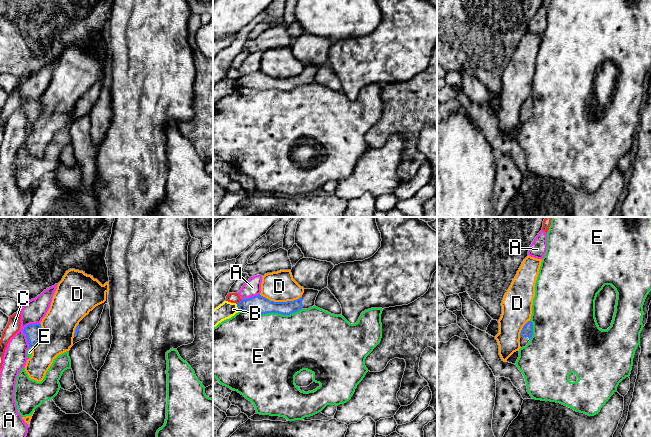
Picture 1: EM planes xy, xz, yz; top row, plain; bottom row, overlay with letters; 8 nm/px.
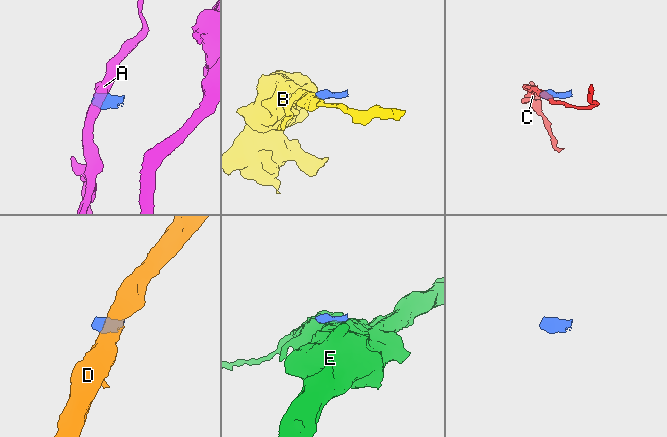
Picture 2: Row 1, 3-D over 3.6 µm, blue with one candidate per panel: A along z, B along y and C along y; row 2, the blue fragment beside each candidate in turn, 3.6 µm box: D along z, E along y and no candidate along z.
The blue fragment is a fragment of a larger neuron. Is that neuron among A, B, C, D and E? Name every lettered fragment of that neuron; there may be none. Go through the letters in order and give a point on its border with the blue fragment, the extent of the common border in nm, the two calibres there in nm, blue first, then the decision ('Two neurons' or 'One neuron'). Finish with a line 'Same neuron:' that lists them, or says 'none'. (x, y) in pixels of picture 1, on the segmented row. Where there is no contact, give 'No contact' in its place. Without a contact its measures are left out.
A: Touches blue at xy (22, 330). Shared border 220 nm. Thickness 140 nm (blue) against 190 nm. Two neurons
B: Touches blue at xz (237, 306). Shared border 60 nm. Thickness 150 nm (blue) against 140 nm. Two neurons
C: Touches blue at xz (239, 302). Shared border 60 nm. Thickness 150 nm (blue) against 80 nm. Two neurons
D: Touches blue at xz (280, 302). Shared border 340 nm. Thickness 150 nm (blue) against 240 nm. Two neurons
E: Touches blue at xz (270, 312). Shared border 500 nm. Thickness 150 nm (blue) against 480 nm. Two neurons
Same neuron: none

